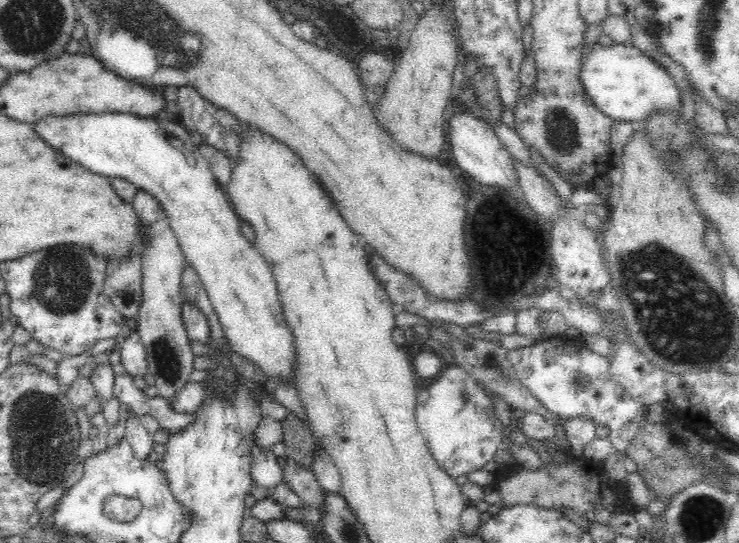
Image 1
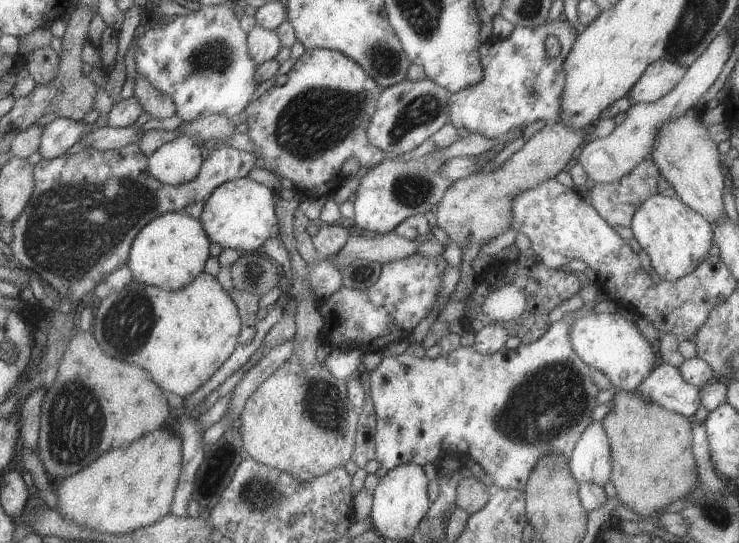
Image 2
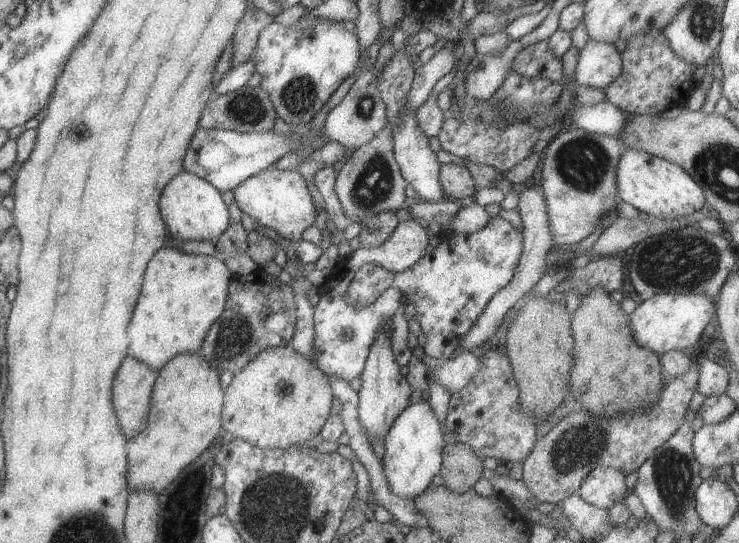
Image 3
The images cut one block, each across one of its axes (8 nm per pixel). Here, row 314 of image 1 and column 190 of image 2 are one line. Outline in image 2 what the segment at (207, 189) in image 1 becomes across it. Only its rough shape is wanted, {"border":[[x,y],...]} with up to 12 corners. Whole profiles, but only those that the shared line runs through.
{"border":[[167,212],[137,232],[132,281],[180,290],[202,273],[199,220]]}

